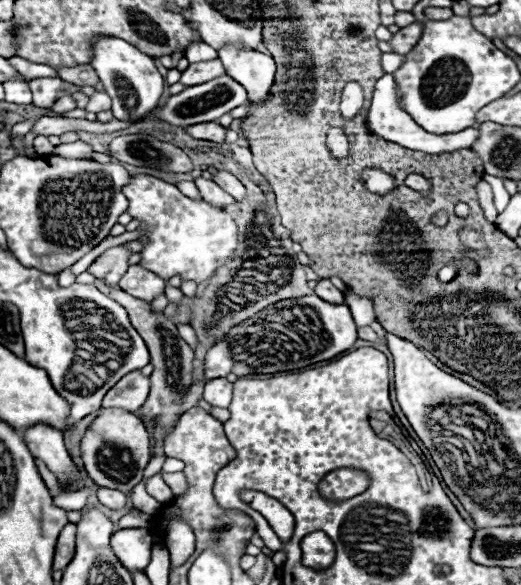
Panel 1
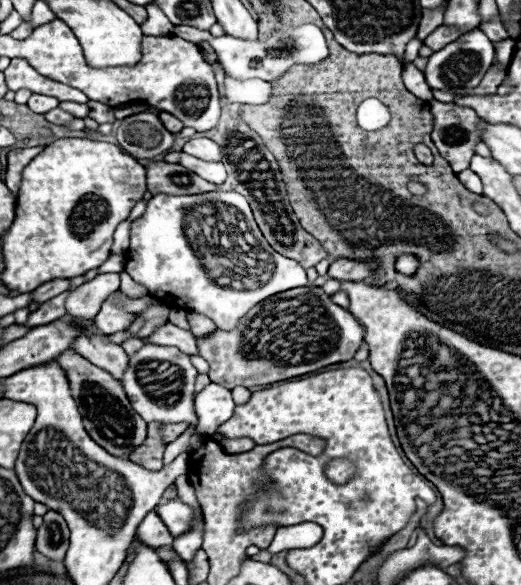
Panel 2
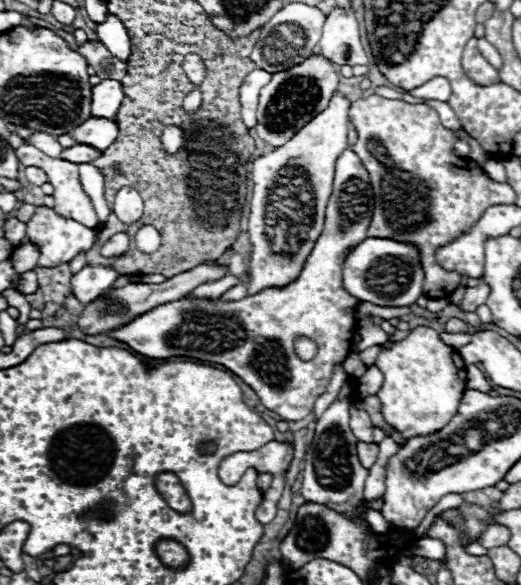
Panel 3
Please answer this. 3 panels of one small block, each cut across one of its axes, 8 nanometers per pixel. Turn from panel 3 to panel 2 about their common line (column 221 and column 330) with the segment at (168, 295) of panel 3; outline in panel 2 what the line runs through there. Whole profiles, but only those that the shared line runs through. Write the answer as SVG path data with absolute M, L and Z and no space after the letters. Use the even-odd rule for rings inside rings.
M336 258L328 268L328 278L340 280L340 282L362 282L368 276L372 276L372 264L364 264L358 260L342 260Z

